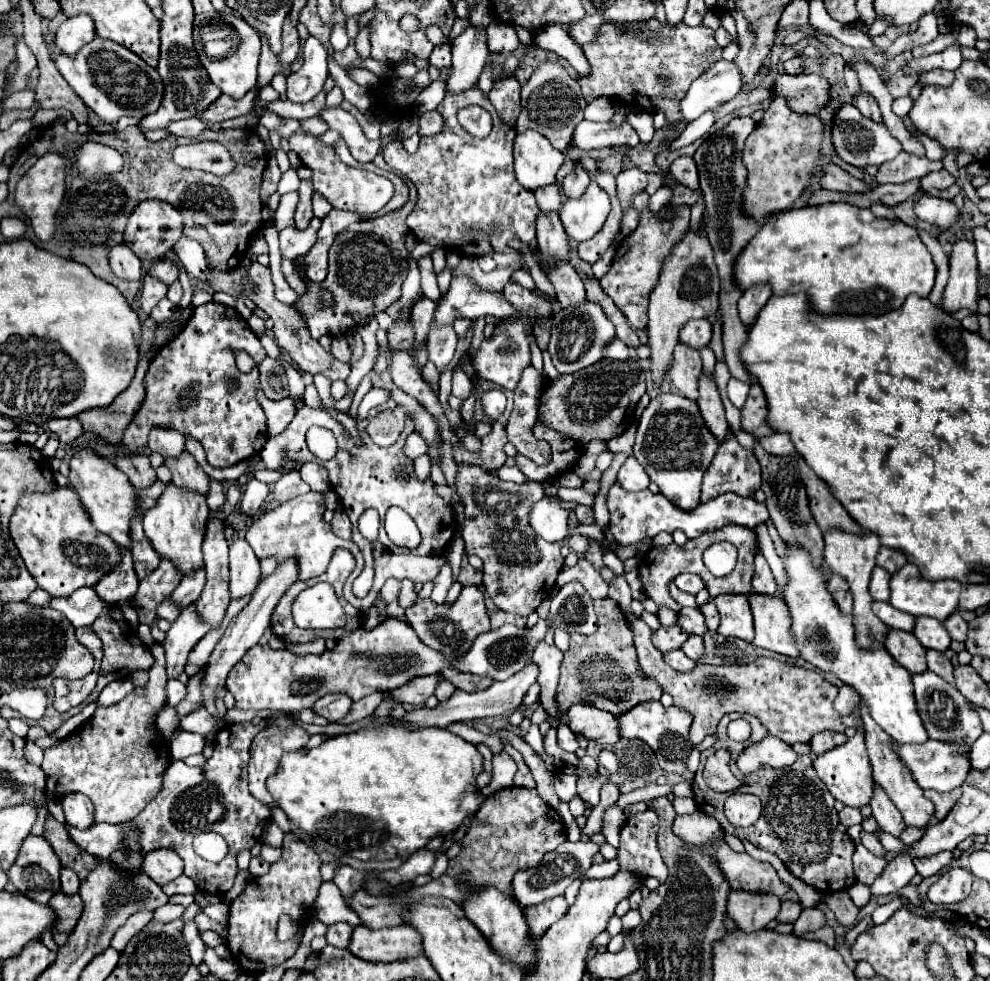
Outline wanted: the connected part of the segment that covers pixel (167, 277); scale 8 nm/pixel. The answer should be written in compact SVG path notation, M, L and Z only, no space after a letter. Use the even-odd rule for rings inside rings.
M162 259L162 261L156 261L150 271L150 275L162 279L166 285L174 283L178 279L178 273L180 273L180 265L176 261L170 261L170 259Z

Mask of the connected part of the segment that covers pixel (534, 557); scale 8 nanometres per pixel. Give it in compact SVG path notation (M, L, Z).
M458 465L456 489L466 503L466 517L460 525L460 533L466 541L466 553L478 555L484 561L484 589L502 611L516 615L534 613L538 605L550 597L564 565L560 553L562 541L544 541L528 523L528 513L532 505L544 497L544 487L540 483L506 483L492 477L482 467Z

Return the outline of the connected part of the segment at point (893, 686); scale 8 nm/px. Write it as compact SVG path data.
M786 547L784 559L790 583L782 591L782 597L792 615L792 633L798 643L800 657L810 661L822 671L834 673L846 685L852 685L860 697L868 703L872 719L896 741L896 743L926 743L928 733L916 709L912 675L888 655L884 647L862 651L854 637L854 617L842 615L832 595L826 591L830 571L818 571L802 547Z

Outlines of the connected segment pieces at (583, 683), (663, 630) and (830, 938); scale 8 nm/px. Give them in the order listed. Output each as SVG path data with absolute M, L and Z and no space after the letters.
M596 601L594 609L598 613L598 631L592 635L570 635L570 647L564 653L560 667L560 681L556 699L560 709L582 703L594 705L612 715L622 715L634 705L644 701L656 701L662 695L662 687L654 679L640 675L638 657L634 647L634 633L628 627L626 615L616 601Z
M674 625L674 627L660 627L660 629L654 631L654 635L652 635L654 647L660 649L662 653L672 651L672 649L680 649L686 639L688 639L688 633L682 631L678 625Z
M824 925L824 927L818 929L818 931L806 933L804 938L808 940L822 941L822 943L826 943L828 947L834 947L834 931L832 931L832 927L828 927L828 925Z

